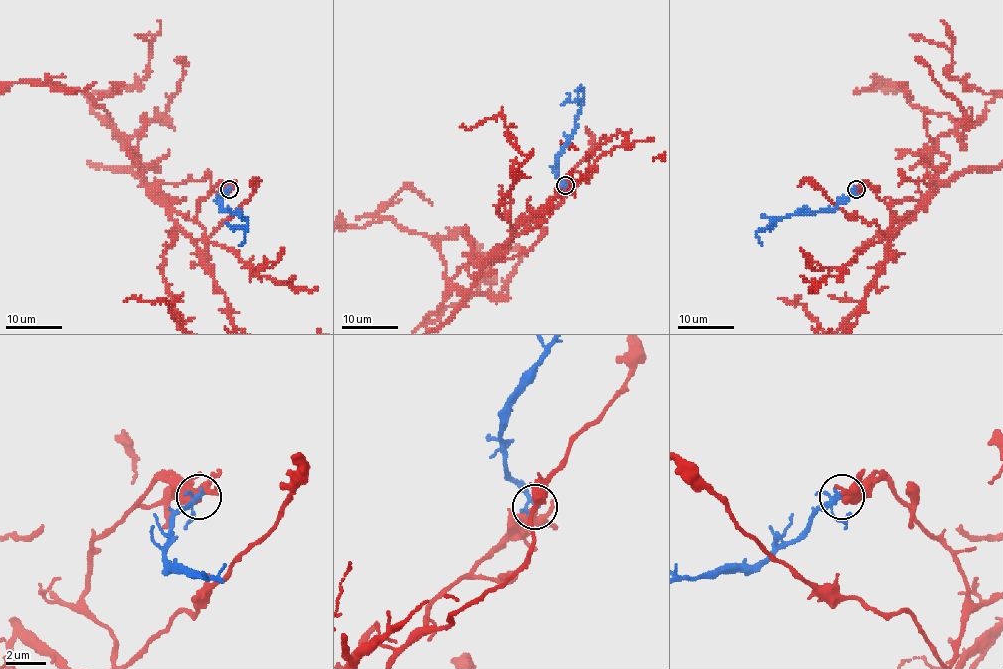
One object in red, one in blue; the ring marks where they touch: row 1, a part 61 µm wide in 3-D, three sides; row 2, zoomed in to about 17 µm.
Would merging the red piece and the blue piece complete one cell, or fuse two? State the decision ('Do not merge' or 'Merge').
Do not merge

